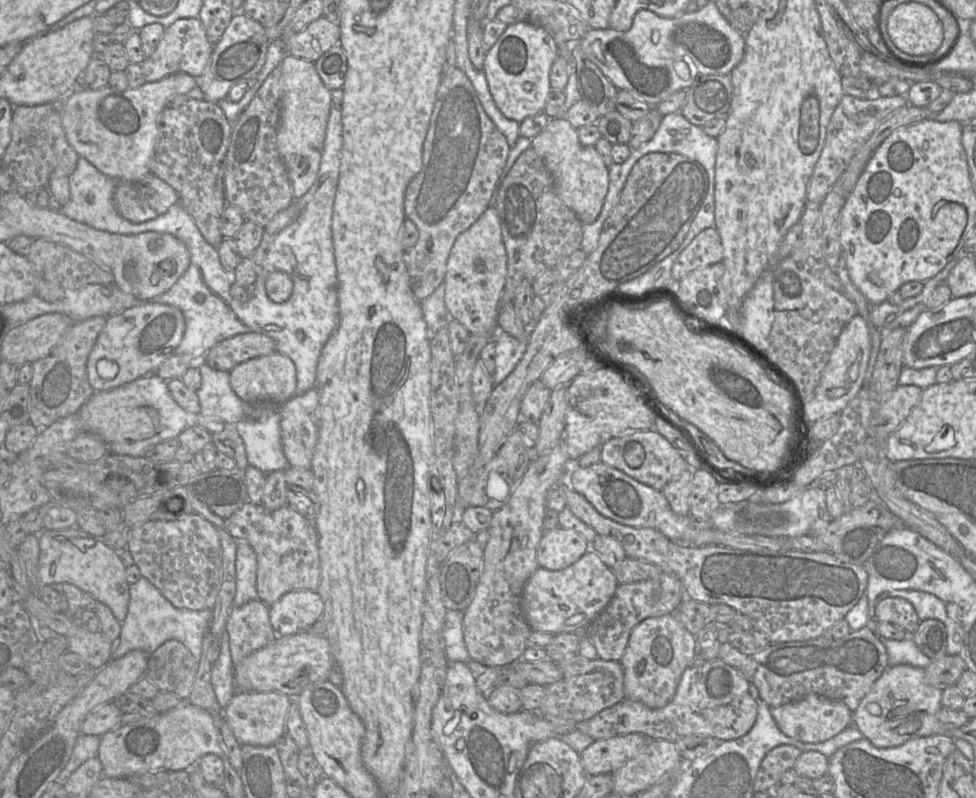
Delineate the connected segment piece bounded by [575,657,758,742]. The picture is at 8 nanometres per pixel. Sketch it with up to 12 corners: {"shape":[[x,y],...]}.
{"shape":[[696,657],[672,700],[624,699],[575,730],[672,742],[737,739],[758,713],[750,682]]}

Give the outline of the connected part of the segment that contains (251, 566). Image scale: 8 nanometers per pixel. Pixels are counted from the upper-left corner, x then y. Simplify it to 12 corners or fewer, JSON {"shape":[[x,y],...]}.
{"shape":[[236,540],[236,593],[233,607],[258,599],[257,556]]}

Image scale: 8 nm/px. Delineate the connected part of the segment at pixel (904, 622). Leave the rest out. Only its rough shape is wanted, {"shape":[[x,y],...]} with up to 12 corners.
{"shape":[[896,597],[877,603],[875,621],[907,634],[921,622],[911,603]]}

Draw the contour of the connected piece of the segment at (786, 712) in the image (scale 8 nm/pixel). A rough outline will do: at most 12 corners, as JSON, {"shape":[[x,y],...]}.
{"shape":[[817,694],[773,707],[785,735],[826,741],[850,726],[846,704]]}

